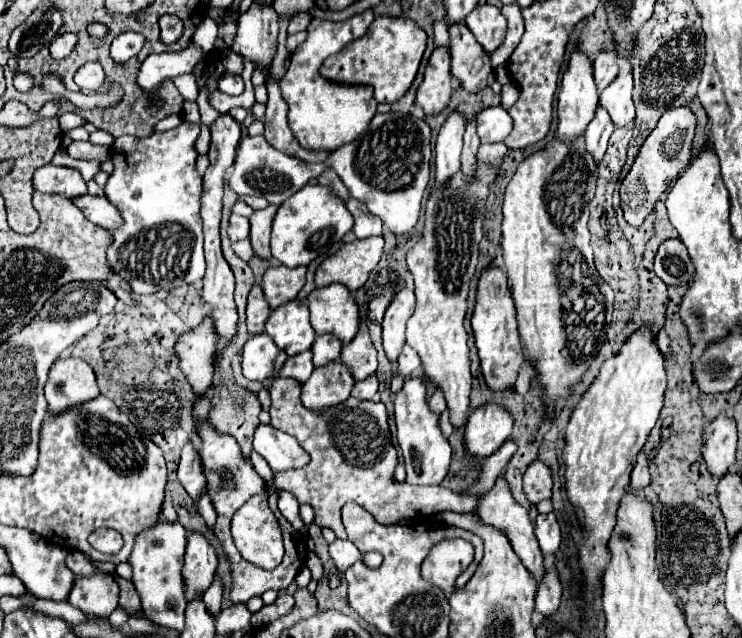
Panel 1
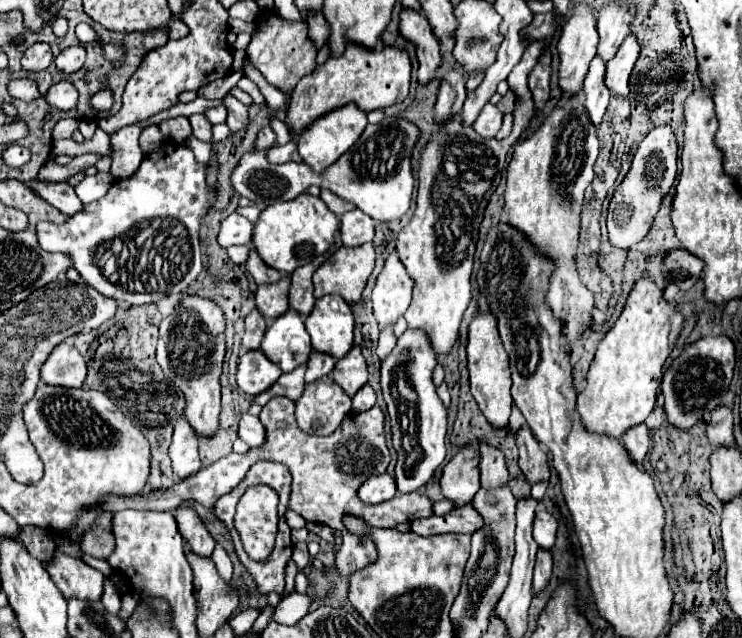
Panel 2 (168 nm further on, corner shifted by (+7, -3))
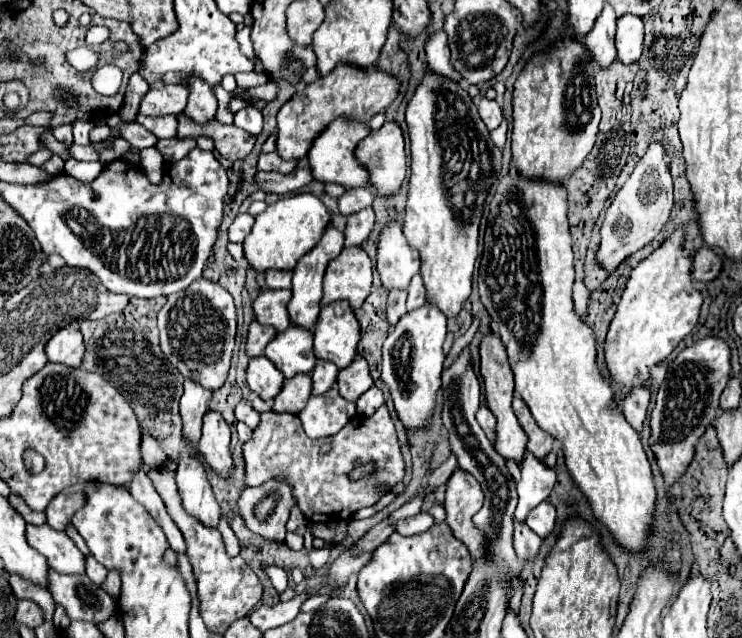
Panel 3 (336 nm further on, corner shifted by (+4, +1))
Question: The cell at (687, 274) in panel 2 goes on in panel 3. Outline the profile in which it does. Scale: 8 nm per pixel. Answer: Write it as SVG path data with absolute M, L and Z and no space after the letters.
M701 248L693 254L693 278L697 282L711 282L721 272L721 258L711 248Z

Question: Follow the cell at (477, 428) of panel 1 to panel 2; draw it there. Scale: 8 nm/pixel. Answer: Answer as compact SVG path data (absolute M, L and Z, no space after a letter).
M470 444L470 446L462 446L454 458L444 466L442 478L440 478L440 486L442 486L442 494L452 500L458 506L470 502L470 498L474 498L474 494L480 488L480 454L478 454L478 444Z

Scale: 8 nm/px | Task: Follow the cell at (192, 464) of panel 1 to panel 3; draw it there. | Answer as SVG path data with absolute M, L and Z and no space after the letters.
M185 378L185 394L181 396L181 418L183 418L183 440L197 446L201 438L203 414L209 410L213 392L197 386L197 382Z

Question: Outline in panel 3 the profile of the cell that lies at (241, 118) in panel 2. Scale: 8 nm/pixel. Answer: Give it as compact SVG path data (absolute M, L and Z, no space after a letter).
M247 106L239 112L235 112L235 124L253 136L259 136L263 130L263 116L253 106Z

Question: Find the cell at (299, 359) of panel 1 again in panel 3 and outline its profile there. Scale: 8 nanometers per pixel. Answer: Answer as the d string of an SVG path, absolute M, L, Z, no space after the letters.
M297 374L283 384L283 390L273 400L273 412L299 414L311 396L311 374Z

